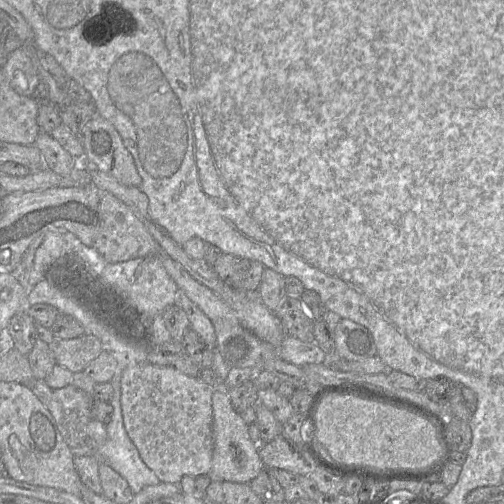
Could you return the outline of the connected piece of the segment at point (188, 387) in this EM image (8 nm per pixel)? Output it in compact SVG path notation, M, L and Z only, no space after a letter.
M144 361L128 365L121 376L125 430L143 462L163 483L179 484L185 475L209 474L212 465L212 395L214 389L171 366Z

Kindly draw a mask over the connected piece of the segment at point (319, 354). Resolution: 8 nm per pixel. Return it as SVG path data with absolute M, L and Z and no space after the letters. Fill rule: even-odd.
M286 335L279 346L279 357L297 366L328 360L327 354L315 342L304 342L290 335Z

